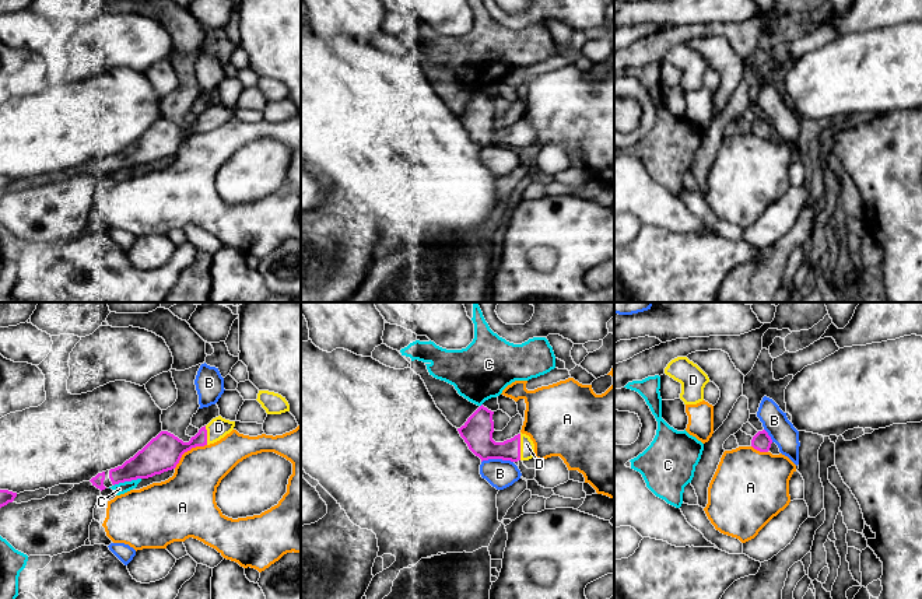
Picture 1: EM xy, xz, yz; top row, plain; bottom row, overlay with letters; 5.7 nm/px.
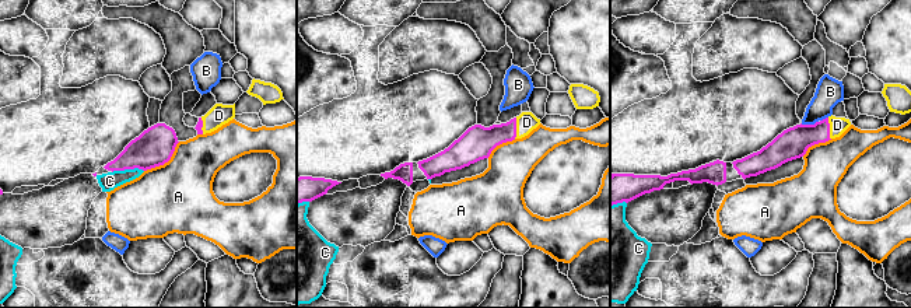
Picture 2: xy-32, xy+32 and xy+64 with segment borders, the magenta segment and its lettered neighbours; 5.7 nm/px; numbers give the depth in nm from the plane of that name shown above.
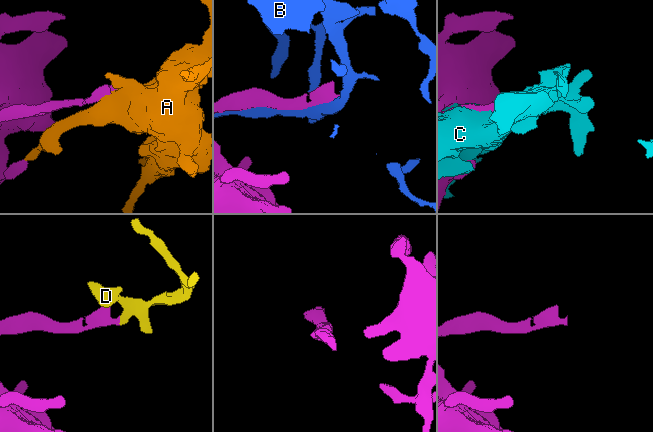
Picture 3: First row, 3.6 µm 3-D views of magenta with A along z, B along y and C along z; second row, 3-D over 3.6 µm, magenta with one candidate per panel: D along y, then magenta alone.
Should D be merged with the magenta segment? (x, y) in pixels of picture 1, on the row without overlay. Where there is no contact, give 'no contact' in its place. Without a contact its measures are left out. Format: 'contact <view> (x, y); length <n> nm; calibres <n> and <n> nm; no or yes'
contact xz (519, 133); length 150 nm; calibres 160 and 80 nm; yes

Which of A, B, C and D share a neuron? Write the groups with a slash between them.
A / B / C / D

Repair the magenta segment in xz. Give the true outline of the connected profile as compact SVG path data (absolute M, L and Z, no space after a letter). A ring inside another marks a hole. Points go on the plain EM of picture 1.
M483 91L458 115L460 123L467 130L469 136L483 147L529 147L534 143L534 130L526 120L518 120L504 129L492 126L494 119L494 98Z

